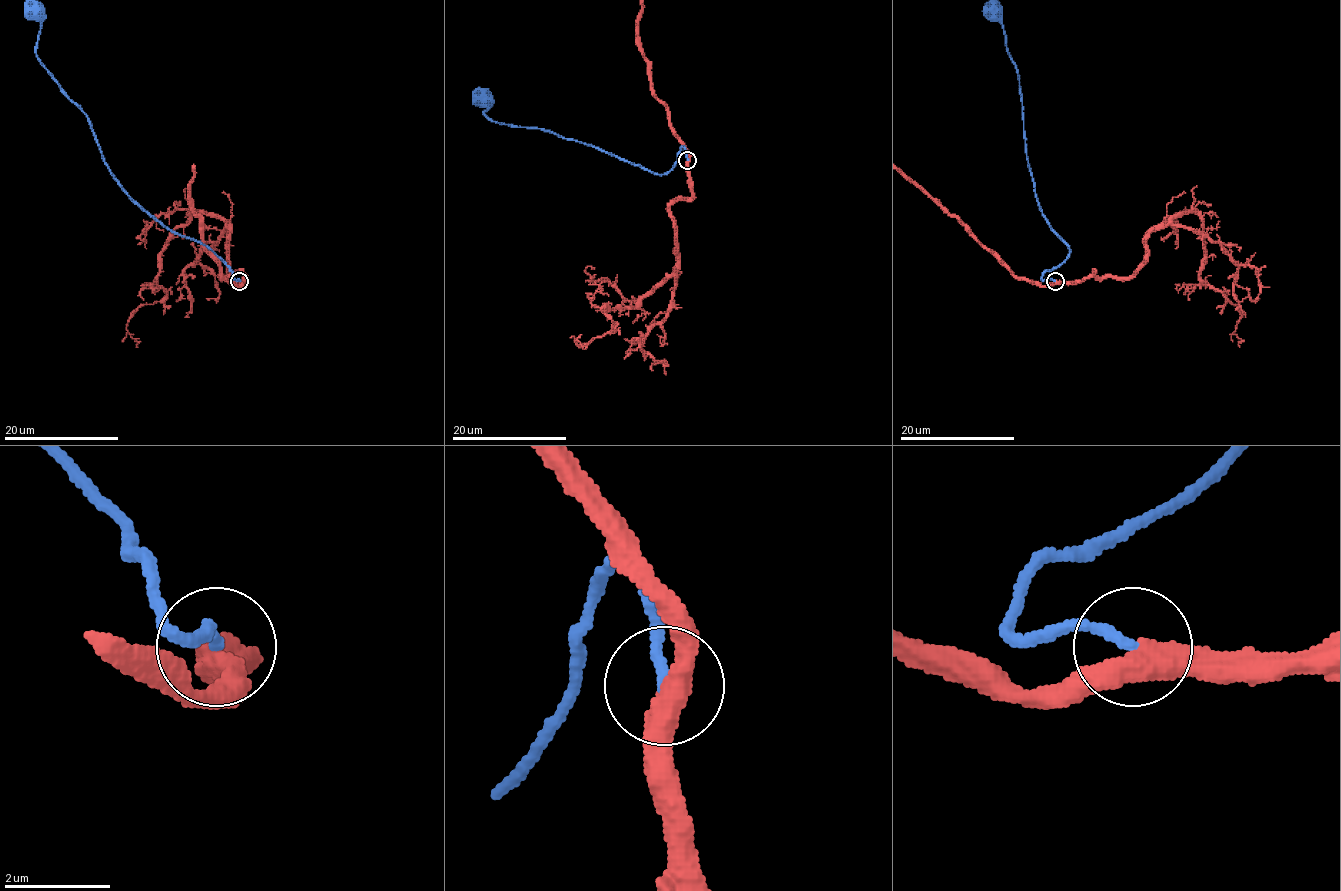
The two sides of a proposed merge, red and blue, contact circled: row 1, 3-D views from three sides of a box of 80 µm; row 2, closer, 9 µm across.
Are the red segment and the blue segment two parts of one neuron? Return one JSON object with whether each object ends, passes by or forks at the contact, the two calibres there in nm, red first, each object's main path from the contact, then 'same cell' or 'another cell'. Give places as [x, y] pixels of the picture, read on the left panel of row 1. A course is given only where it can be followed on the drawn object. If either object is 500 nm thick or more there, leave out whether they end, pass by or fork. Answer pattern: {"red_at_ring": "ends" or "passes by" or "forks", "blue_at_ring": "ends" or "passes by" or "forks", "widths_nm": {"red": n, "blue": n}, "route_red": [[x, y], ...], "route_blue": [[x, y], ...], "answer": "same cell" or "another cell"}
{"red_at_ring": "passes by", "blue_at_ring": "ends", "widths_nm": {"red": 440, "blue": 200}, "route_blue": [[239, 281], [207, 248], [163, 227], [122, 187], [104, 161], [89, 118], [37, 57], [42, 12], [36, 8]], "answer": "same cell"}

